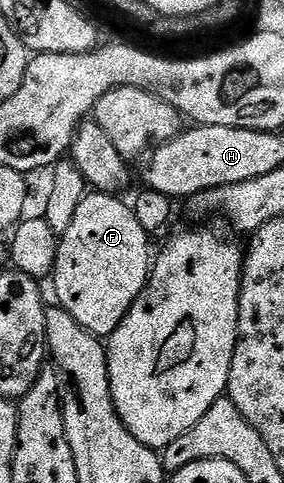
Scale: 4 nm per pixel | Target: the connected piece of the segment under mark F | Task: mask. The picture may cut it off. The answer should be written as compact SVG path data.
M88 192L78 204L70 226L59 239L56 248L56 269L50 275L50 283L56 289L59 309L70 312L74 320L86 332L97 336L110 336L122 324L138 296L148 285L148 275L154 265L154 254L148 251L150 235L134 216L131 205L119 202L119 197L99 192Z

